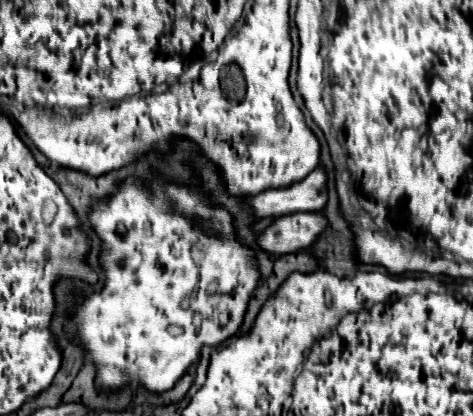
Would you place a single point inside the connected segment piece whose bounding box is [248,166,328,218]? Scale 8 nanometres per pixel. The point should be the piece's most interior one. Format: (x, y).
(299, 197)

